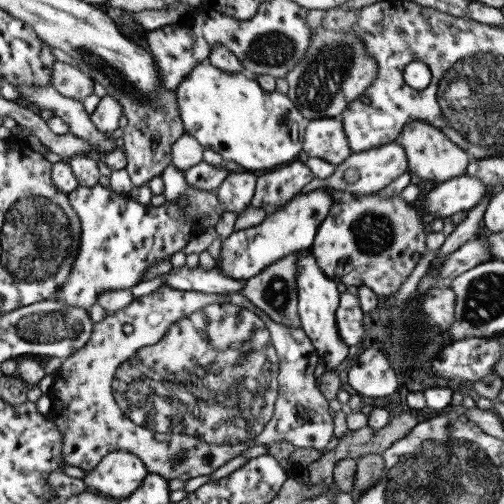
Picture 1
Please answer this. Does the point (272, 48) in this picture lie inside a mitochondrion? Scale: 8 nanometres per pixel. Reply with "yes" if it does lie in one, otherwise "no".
yes

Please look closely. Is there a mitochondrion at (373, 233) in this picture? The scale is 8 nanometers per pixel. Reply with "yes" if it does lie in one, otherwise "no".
yes

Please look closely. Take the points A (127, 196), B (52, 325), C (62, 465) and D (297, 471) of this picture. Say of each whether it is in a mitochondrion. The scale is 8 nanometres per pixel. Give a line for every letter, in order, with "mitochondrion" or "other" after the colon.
A: other
B: mitochondrion
C: other
D: other

